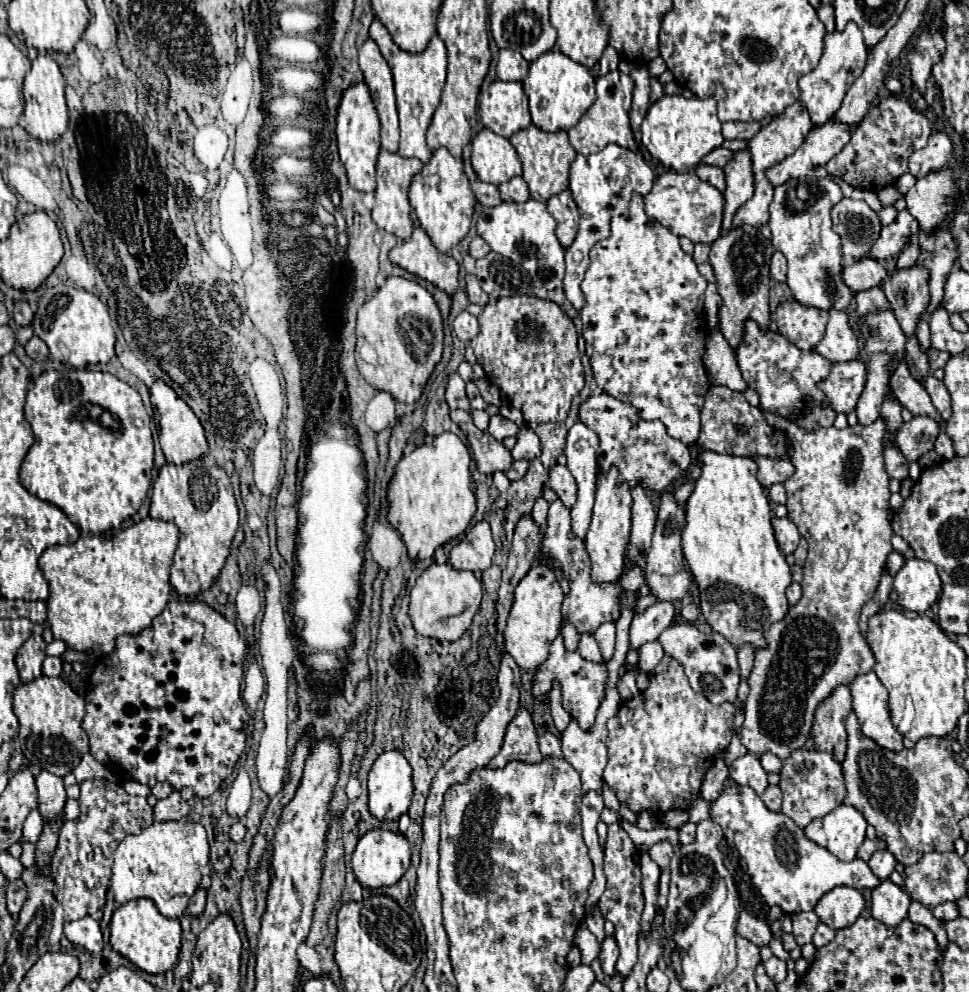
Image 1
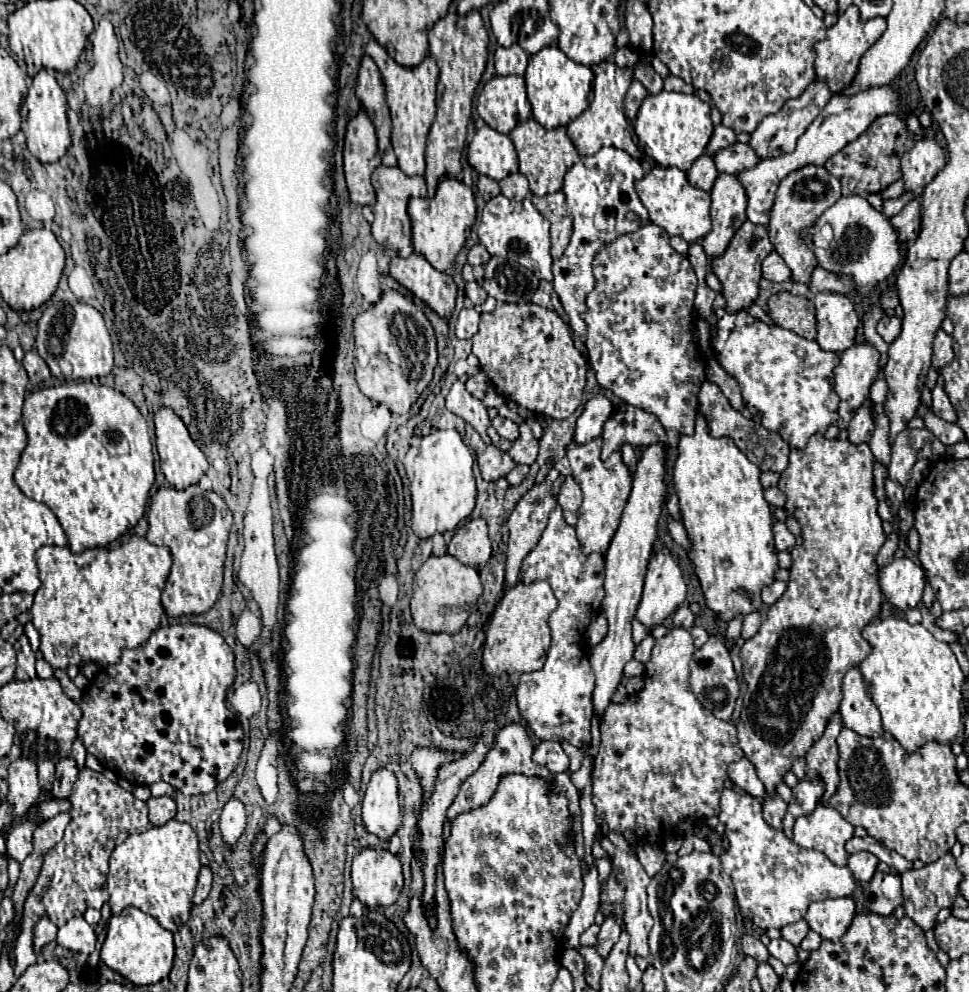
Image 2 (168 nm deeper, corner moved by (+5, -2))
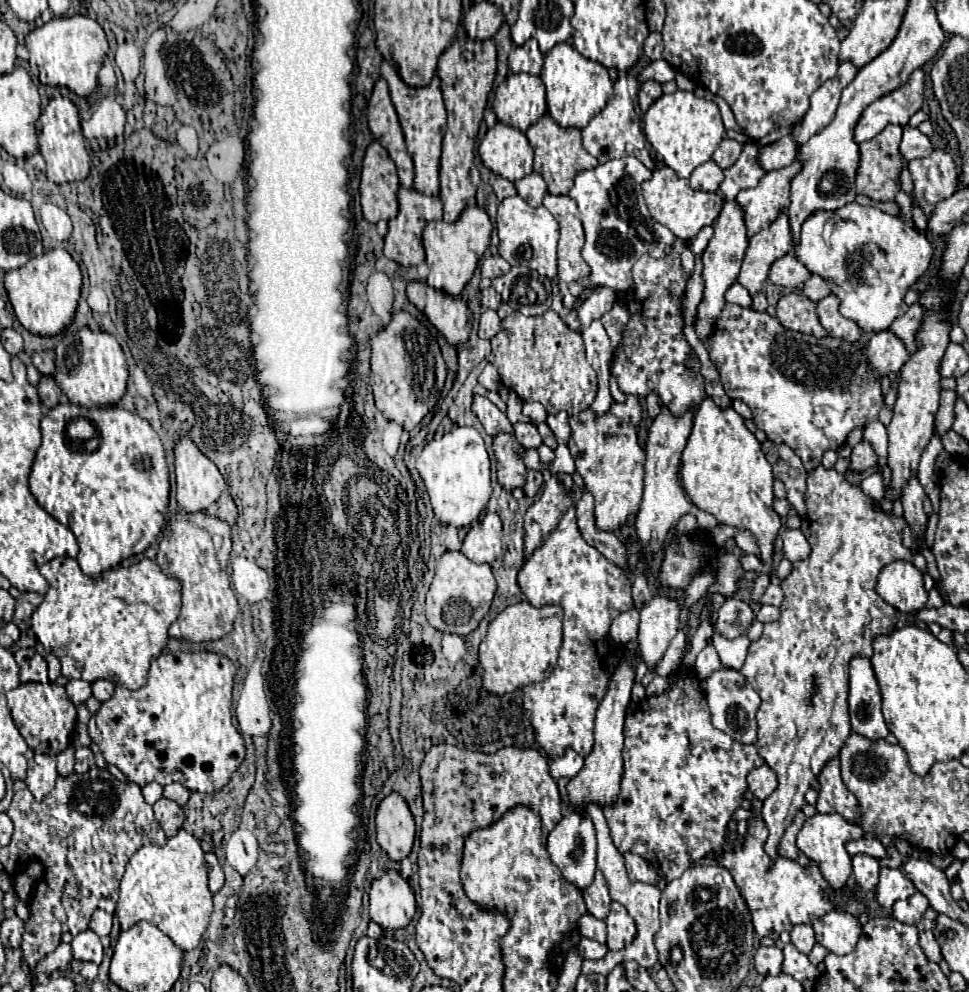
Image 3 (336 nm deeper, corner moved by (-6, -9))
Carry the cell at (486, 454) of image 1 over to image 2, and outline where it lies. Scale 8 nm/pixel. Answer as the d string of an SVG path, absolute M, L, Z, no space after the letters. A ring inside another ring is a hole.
M469 423L465 425L465 439L467 445L477 453L477 463L485 481L497 481L515 467L515 461L505 451L497 449L495 445L485 445L479 433Z

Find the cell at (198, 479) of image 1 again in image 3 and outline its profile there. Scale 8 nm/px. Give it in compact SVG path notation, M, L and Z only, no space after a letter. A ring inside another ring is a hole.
M178 512L168 520L168 530L162 532L156 564L166 576L176 578L182 586L182 610L168 630L170 637L188 642L210 642L232 632L232 624L238 616L238 600L226 572L230 548L230 526L206 512Z

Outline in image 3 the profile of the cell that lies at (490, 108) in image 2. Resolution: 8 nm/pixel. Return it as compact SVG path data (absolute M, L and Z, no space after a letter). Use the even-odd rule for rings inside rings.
M510 74L494 98L494 114L502 124L522 132L546 114L546 88L540 76Z

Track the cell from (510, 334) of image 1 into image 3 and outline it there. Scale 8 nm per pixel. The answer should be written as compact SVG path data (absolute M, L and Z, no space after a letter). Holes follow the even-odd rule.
M552 310L542 316L514 312L504 318L502 332L492 338L492 354L502 384L514 390L524 402L540 402L548 414L564 410L568 416L574 416L590 408L596 398L598 380L594 368L586 360L582 336L570 330Z

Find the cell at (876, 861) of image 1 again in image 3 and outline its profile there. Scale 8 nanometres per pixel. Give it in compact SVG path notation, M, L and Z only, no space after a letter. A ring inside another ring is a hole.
M856 854L852 856L852 874L856 878L856 884L862 890L874 890L878 884L878 874L880 874L880 864L876 858L866 856L866 854Z

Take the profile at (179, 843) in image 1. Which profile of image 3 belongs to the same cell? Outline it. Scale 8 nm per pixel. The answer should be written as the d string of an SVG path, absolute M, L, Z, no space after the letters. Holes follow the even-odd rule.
M180 830L168 838L166 846L146 844L128 862L126 872L120 880L120 900L116 916L122 930L132 928L136 922L146 920L158 926L180 950L194 950L208 926L212 914L212 892L208 888L206 860L200 842Z

